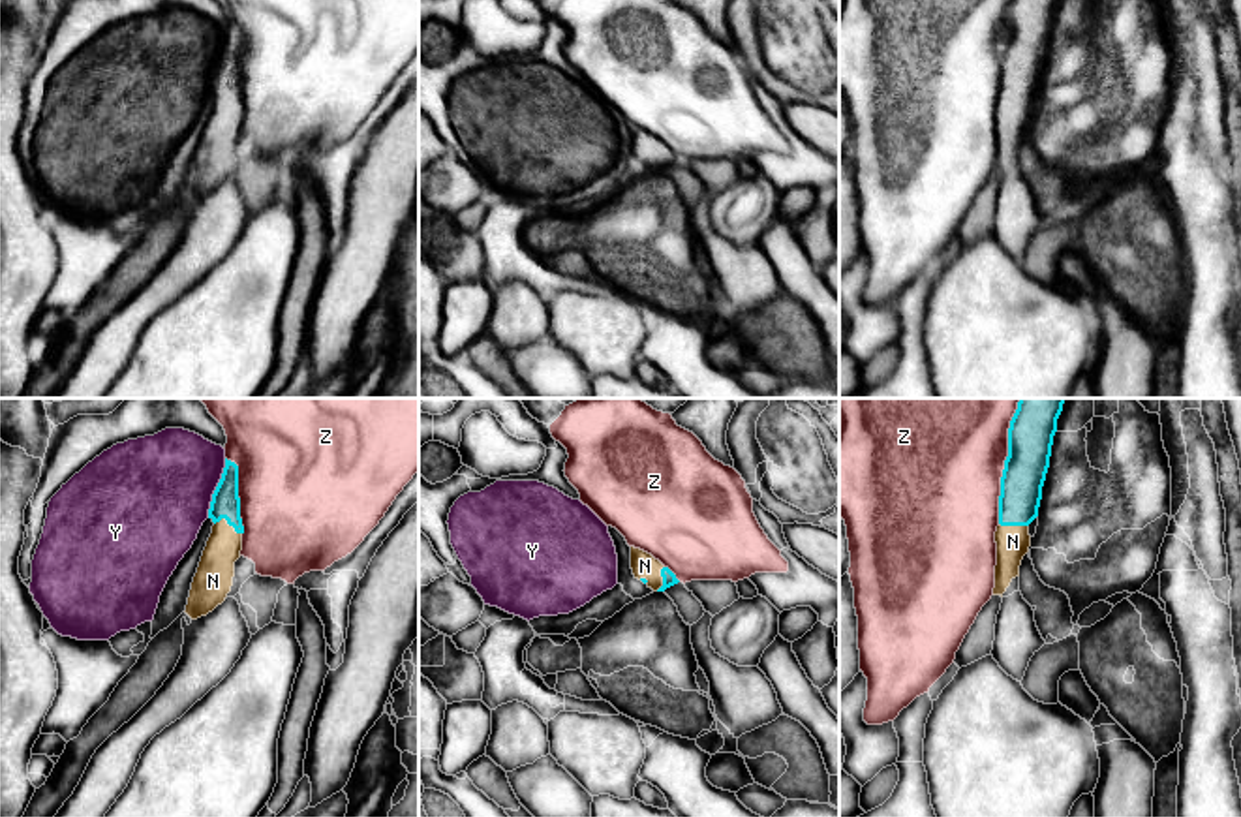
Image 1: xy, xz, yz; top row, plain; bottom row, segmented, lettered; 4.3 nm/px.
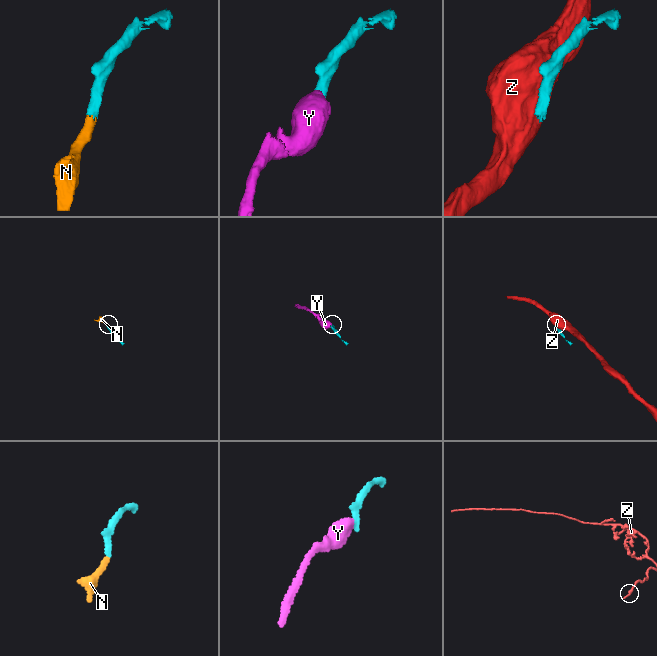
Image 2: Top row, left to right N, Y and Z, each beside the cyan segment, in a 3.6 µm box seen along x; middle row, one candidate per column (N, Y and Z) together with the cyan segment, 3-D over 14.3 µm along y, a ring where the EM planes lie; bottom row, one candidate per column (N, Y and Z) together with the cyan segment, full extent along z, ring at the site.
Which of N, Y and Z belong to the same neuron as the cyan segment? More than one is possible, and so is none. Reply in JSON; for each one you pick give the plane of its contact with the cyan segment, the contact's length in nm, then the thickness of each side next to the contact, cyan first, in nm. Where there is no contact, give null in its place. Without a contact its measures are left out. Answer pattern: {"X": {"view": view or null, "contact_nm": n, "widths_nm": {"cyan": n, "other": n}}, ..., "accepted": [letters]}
{"N": {"view": "xy", "contact_nm": 130, "widths_nm": {"cyan": 130, "other": 160}}, "accepted": ["N"]}

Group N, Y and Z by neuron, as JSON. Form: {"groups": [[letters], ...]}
{"groups": [["N"], ["Y"], ["Z"]]}

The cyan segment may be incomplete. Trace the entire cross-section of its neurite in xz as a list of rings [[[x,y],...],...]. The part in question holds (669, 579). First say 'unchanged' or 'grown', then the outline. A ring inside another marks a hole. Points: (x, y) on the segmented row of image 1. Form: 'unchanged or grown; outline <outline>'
grown; outline [[[631,547],[631,569],[635,578],[642,580],[653,592],[665,592],[680,582],[659,560],[635,547]]]

